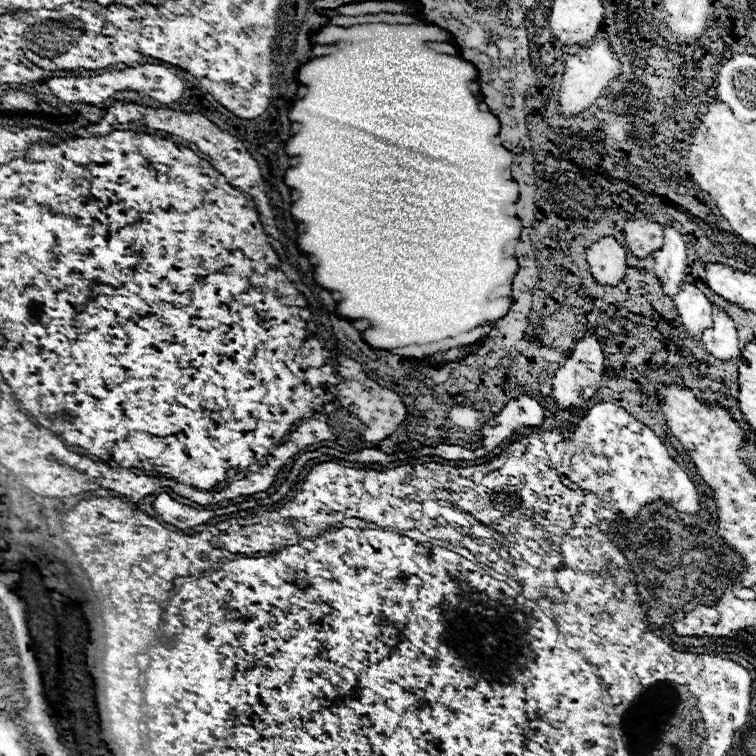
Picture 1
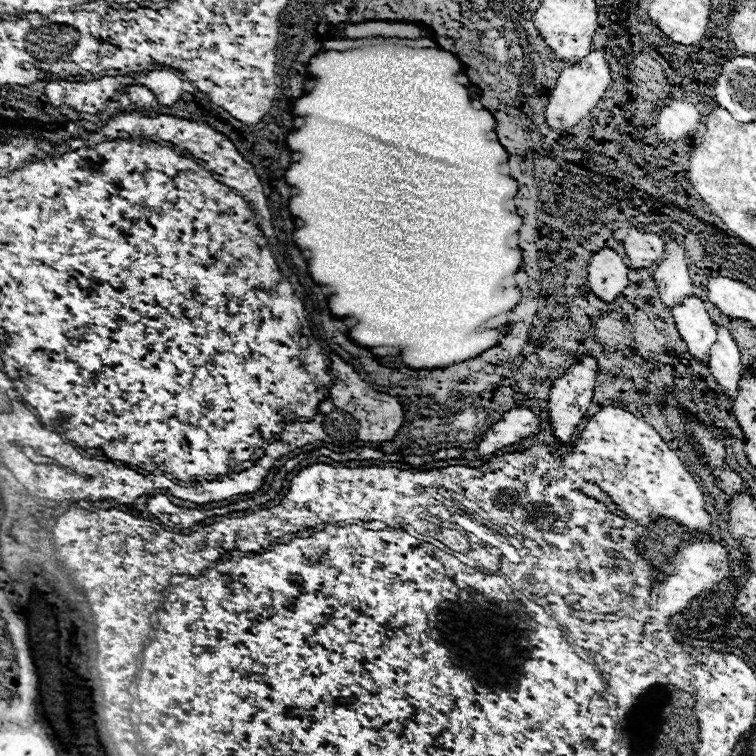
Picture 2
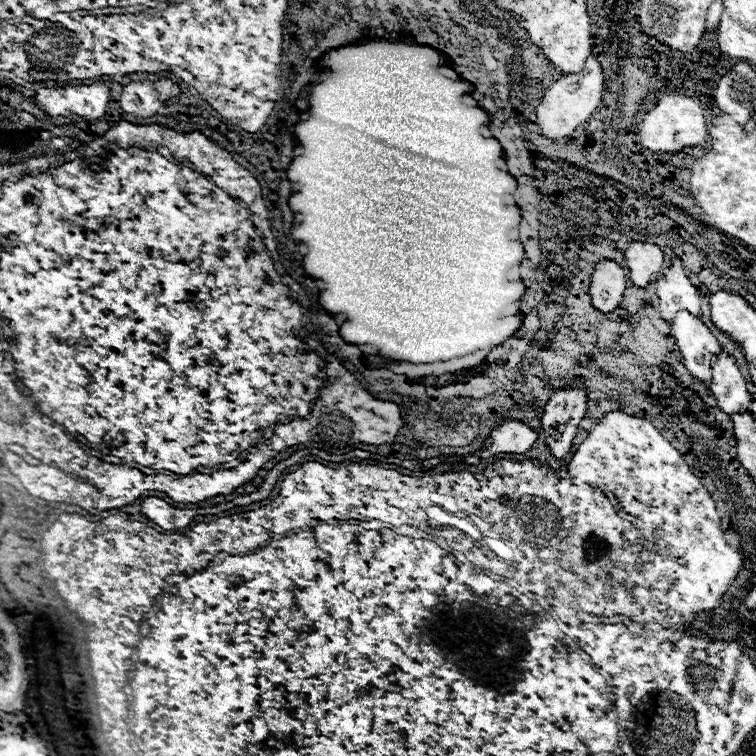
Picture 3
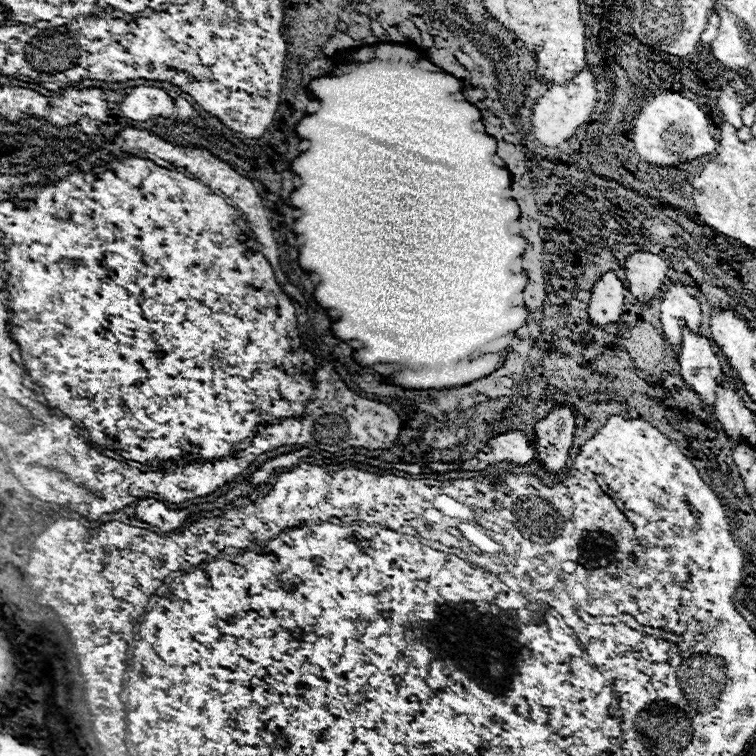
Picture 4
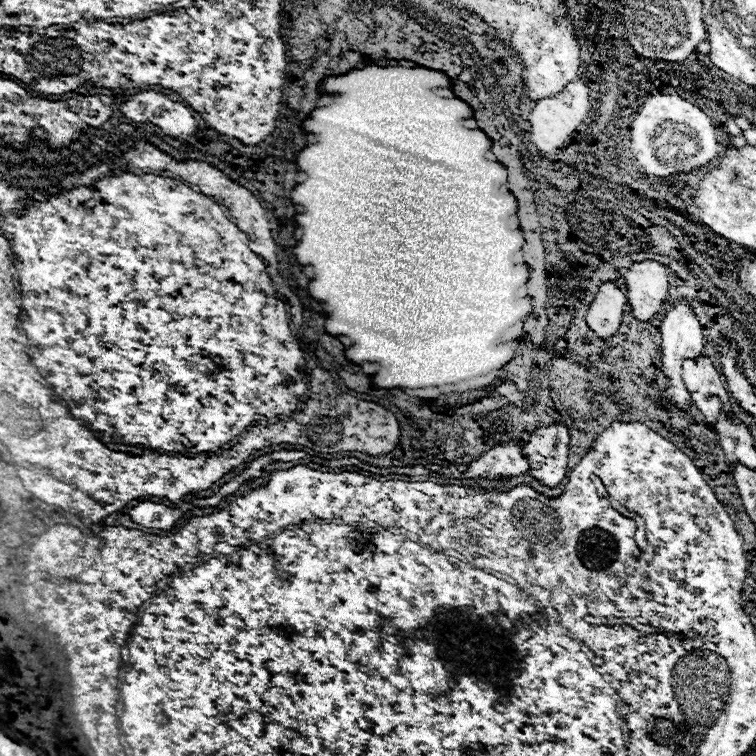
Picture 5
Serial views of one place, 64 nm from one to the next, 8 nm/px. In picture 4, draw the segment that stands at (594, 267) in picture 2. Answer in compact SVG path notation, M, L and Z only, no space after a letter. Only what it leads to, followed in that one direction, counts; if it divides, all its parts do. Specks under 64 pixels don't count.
M612 270L604 272L594 284L590 294L590 308L588 308L590 320L596 324L616 322L622 314L624 290L626 288L622 280Z

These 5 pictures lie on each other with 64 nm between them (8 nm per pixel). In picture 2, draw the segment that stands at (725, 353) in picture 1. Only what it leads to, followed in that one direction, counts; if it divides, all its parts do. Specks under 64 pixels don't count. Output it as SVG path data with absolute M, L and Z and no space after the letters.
M716 326L718 340L710 348L710 368L718 384L734 400L738 392L738 378L742 372L740 350L732 338L732 332L726 326Z

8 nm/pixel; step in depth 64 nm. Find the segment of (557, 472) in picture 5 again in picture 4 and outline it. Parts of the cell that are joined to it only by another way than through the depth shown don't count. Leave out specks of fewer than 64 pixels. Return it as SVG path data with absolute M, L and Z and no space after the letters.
M556 404L552 412L536 424L534 446L548 472L556 474L566 466L574 432L576 416L570 404Z

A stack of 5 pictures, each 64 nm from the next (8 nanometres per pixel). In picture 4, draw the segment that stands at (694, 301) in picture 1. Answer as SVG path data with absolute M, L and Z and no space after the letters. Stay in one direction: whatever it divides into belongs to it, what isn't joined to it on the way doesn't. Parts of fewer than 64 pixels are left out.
M682 322L682 350L680 364L684 382L690 384L708 404L714 404L716 386L720 384L720 358L714 354L710 338L694 334Z

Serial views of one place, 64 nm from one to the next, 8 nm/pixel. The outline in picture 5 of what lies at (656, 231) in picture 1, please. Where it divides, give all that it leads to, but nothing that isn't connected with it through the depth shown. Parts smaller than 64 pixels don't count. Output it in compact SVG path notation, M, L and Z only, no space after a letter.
M656 260L634 262L628 266L624 280L634 316L642 322L654 318L654 314L658 314L662 304L668 300L666 268Z

